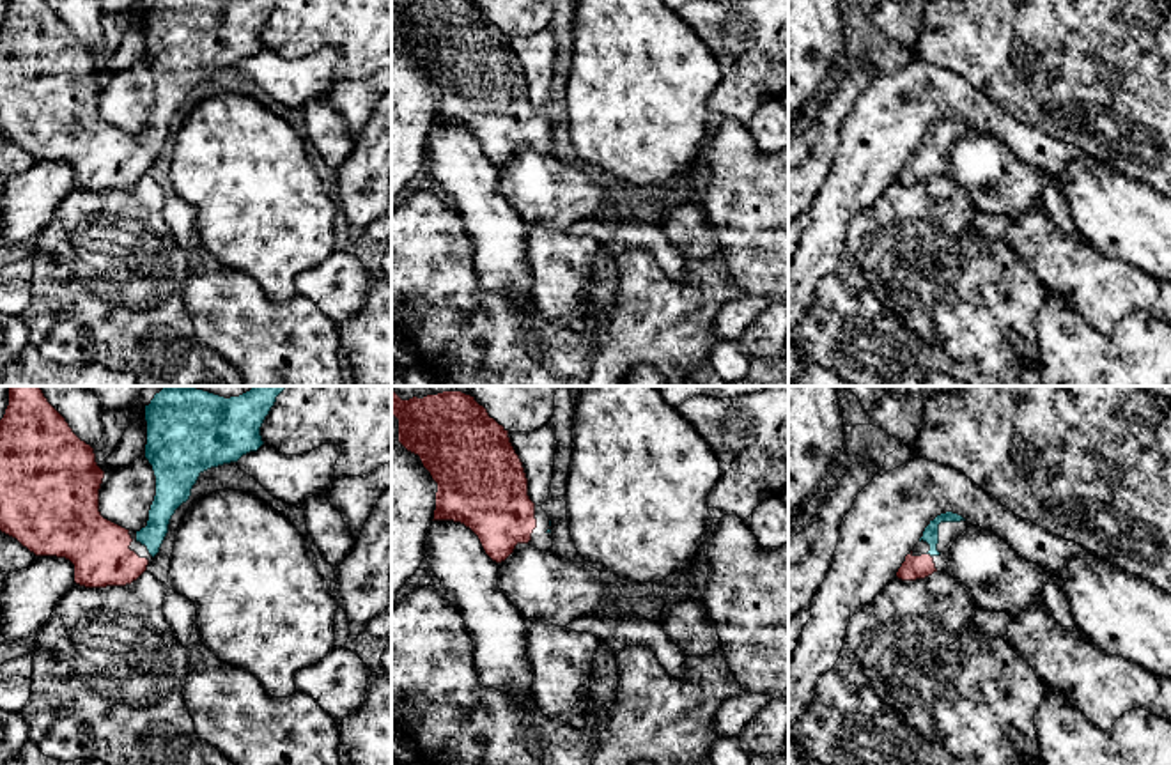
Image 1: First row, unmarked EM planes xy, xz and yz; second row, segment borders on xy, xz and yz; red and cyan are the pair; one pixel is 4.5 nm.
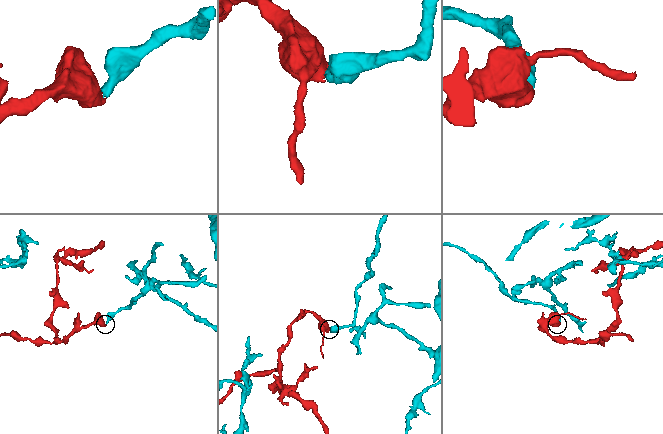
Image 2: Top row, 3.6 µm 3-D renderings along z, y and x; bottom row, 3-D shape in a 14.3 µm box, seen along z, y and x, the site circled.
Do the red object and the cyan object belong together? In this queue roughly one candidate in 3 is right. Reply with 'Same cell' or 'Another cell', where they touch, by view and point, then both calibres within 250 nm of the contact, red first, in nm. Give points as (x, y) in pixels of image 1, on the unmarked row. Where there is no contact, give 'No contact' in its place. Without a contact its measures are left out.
Same cell. Touches red at yz (929, 158). Thickness 110 nm (red) against 80 nm

